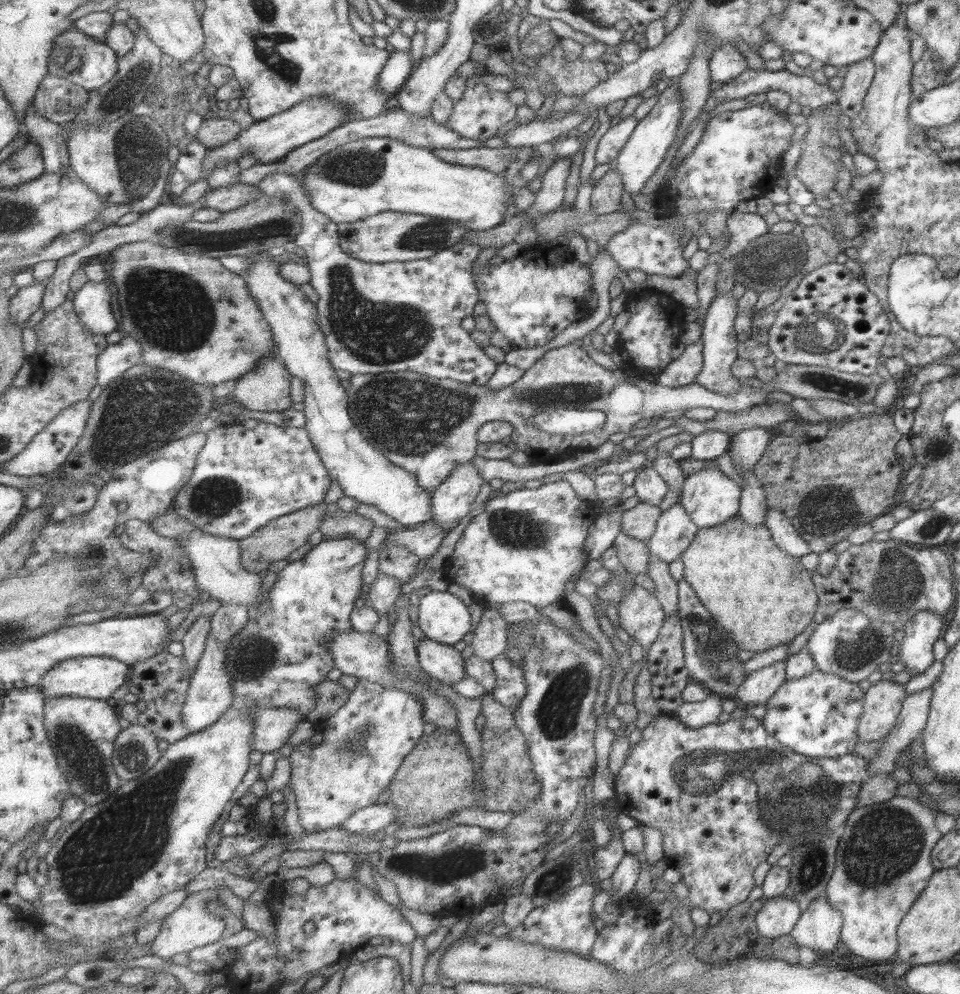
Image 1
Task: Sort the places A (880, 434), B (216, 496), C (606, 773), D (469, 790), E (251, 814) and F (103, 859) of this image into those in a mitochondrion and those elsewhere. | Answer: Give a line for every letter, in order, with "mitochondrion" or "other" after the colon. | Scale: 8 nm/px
A: other
B: mitochondrion
C: other
D: other
E: other
F: mitochondrion

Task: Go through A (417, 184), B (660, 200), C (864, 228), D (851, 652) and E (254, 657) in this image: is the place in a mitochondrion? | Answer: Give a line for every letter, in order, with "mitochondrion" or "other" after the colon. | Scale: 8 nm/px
A: other
B: other
C: other
D: mitochondrion
E: mitochondrion

